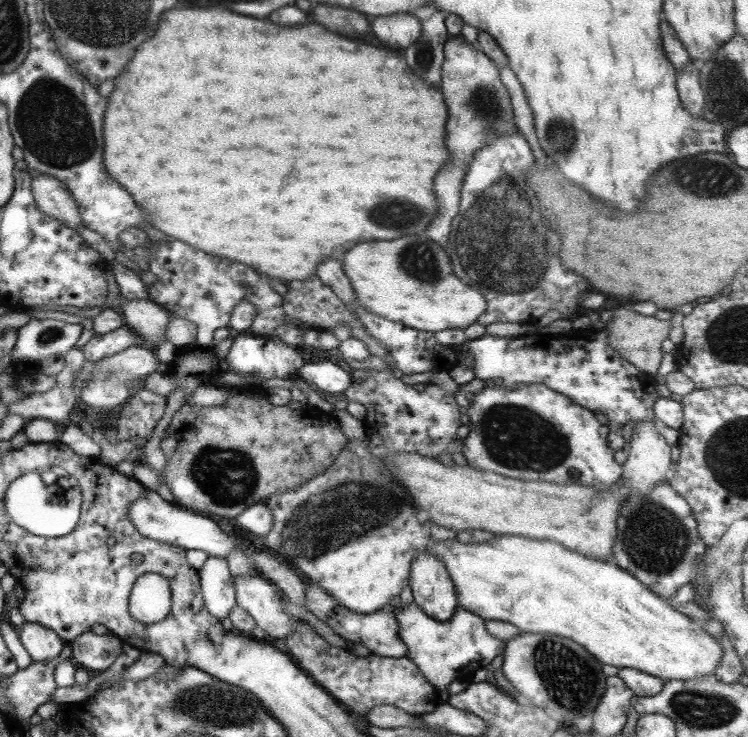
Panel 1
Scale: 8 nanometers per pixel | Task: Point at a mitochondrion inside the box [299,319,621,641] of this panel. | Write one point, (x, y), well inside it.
(515, 437)

